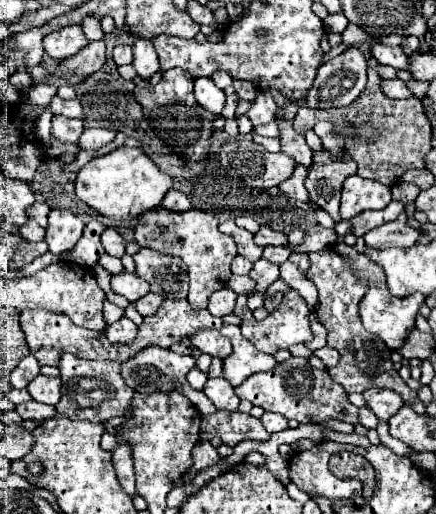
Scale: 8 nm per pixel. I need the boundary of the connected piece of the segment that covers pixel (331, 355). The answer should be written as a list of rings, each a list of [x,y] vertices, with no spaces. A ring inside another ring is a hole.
[[[324,346],[324,348],[320,348],[320,350],[316,350],[314,352],[324,364],[326,364],[326,368],[332,368],[332,366],[336,366],[338,364],[338,352],[334,350],[334,348],[330,348],[330,346]]]

